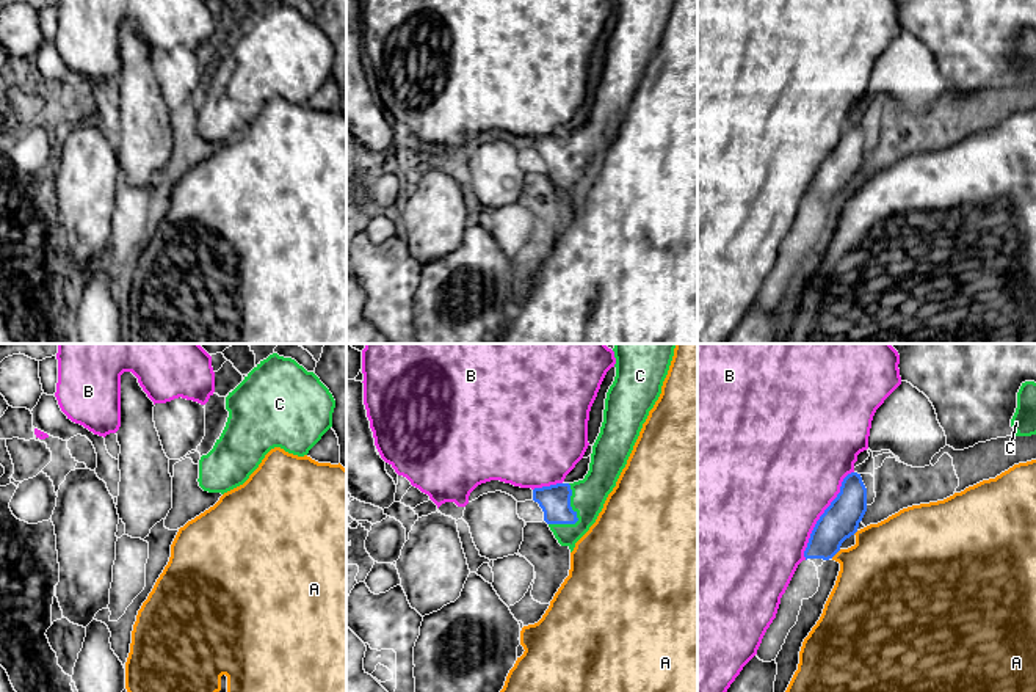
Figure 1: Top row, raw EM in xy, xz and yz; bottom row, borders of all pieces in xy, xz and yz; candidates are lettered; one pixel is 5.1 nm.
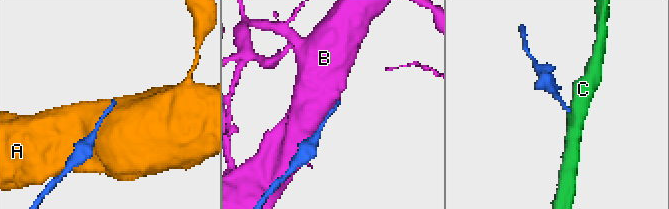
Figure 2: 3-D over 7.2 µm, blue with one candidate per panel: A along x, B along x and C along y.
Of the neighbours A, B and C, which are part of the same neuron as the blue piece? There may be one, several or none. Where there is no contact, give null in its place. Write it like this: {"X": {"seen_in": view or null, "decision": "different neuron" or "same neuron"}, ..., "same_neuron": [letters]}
{"A": {"seen_in": "yz", "decision": "different neuron"}, "B": {"seen_in": "yz", "decision": "different neuron"}, "C": {"seen_in": "xz", "decision": "same neuron"}, "same_neuron": ["C"]}

